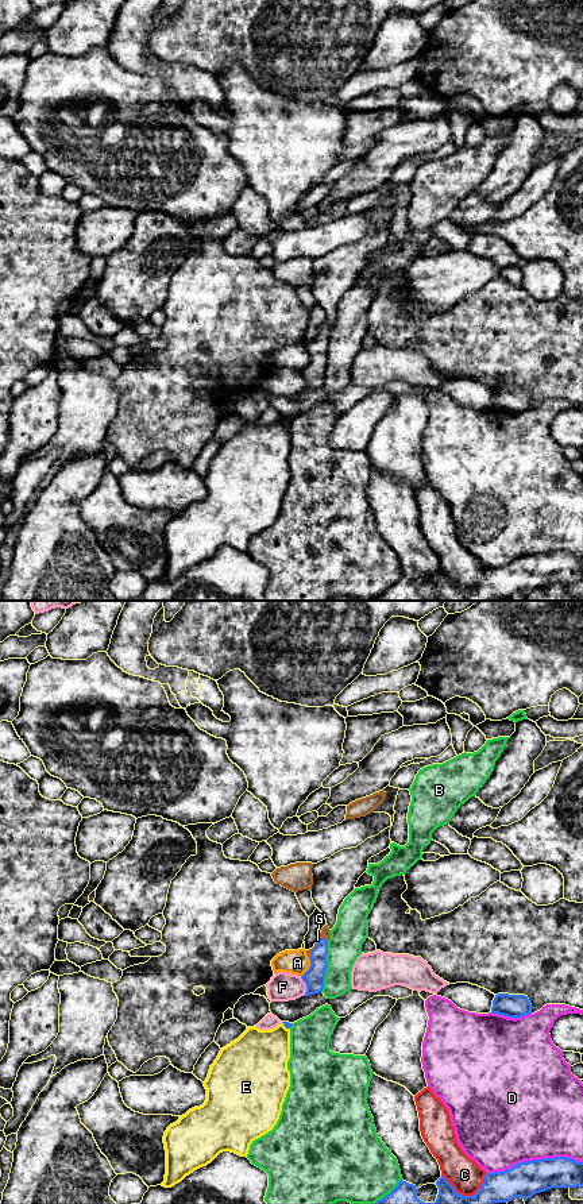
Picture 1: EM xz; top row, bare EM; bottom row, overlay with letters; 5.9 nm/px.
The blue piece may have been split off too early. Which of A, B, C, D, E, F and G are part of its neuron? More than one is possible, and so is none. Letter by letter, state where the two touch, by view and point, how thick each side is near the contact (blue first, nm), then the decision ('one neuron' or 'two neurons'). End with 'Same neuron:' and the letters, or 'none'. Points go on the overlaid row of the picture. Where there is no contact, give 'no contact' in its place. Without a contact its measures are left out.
A: xz (309, 967) | 130/140 nm | two neurons
B: xz (327, 967) | 130/200 nm | two neurons
C: xz (467, 1196) | 190/200 nm | two neurons
D: xz (535, 1160) | 200/500 nm | two neurons
E: xz (285, 1026) | 40/360 nm | two neurons
F: xz (307, 986) | 130/170 nm | two neurons
G: xz (316, 946) | 130/30 nm | one neuron
Same neuron: G

